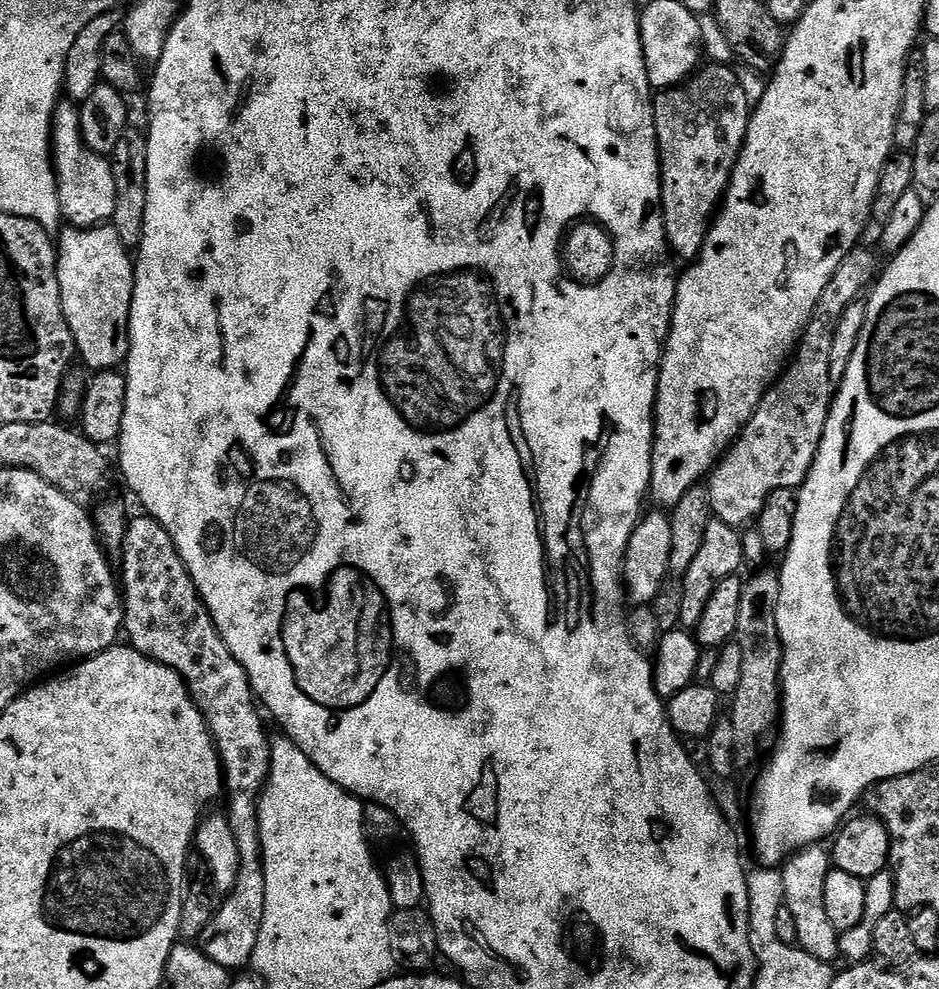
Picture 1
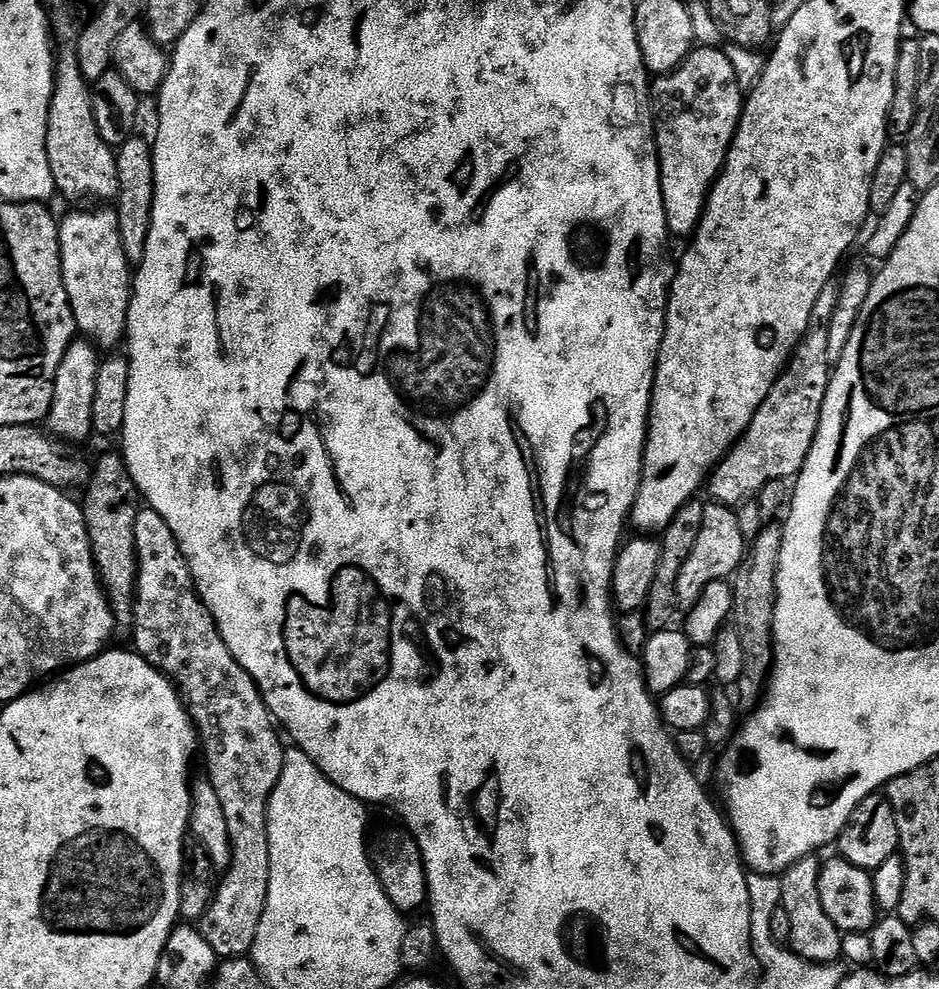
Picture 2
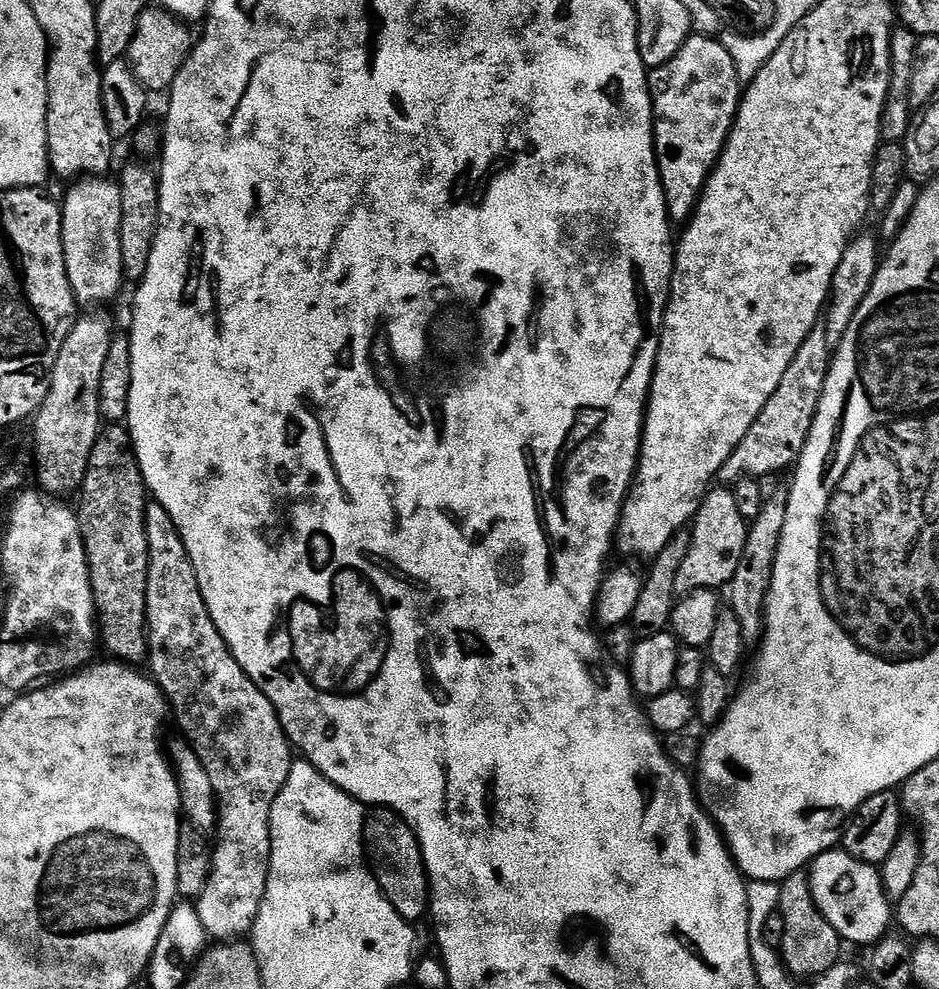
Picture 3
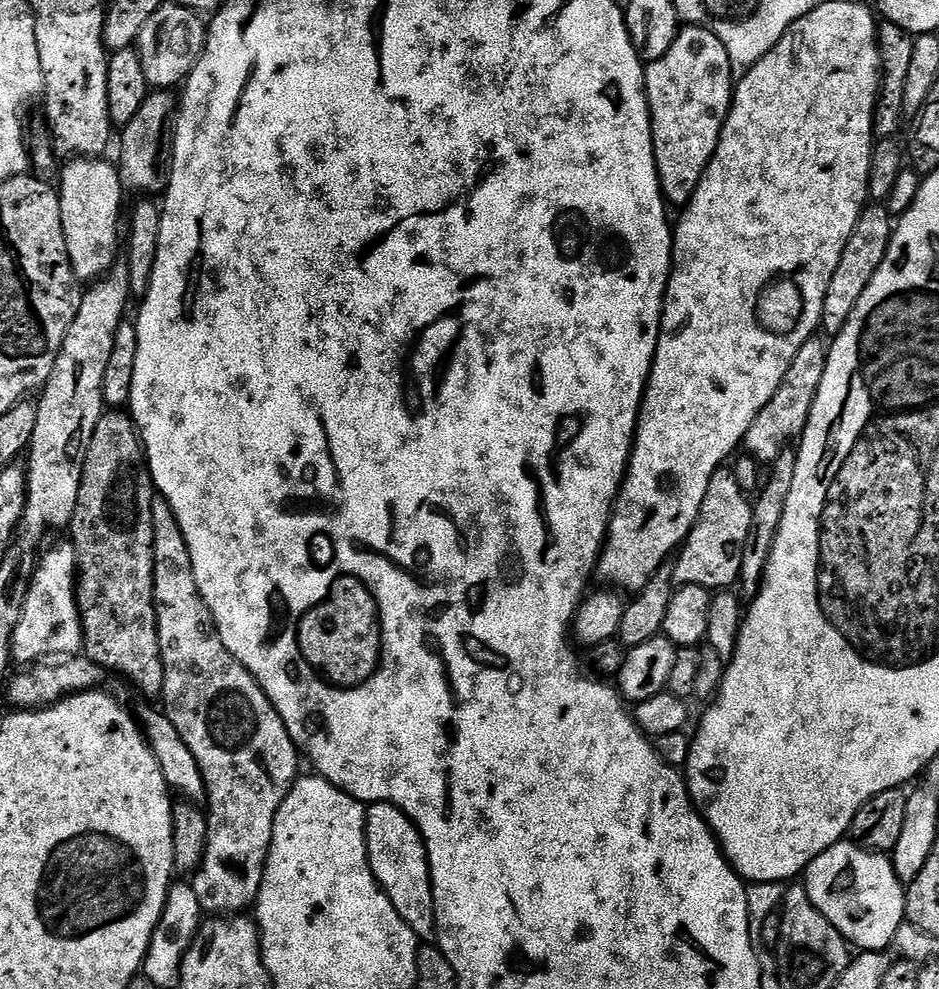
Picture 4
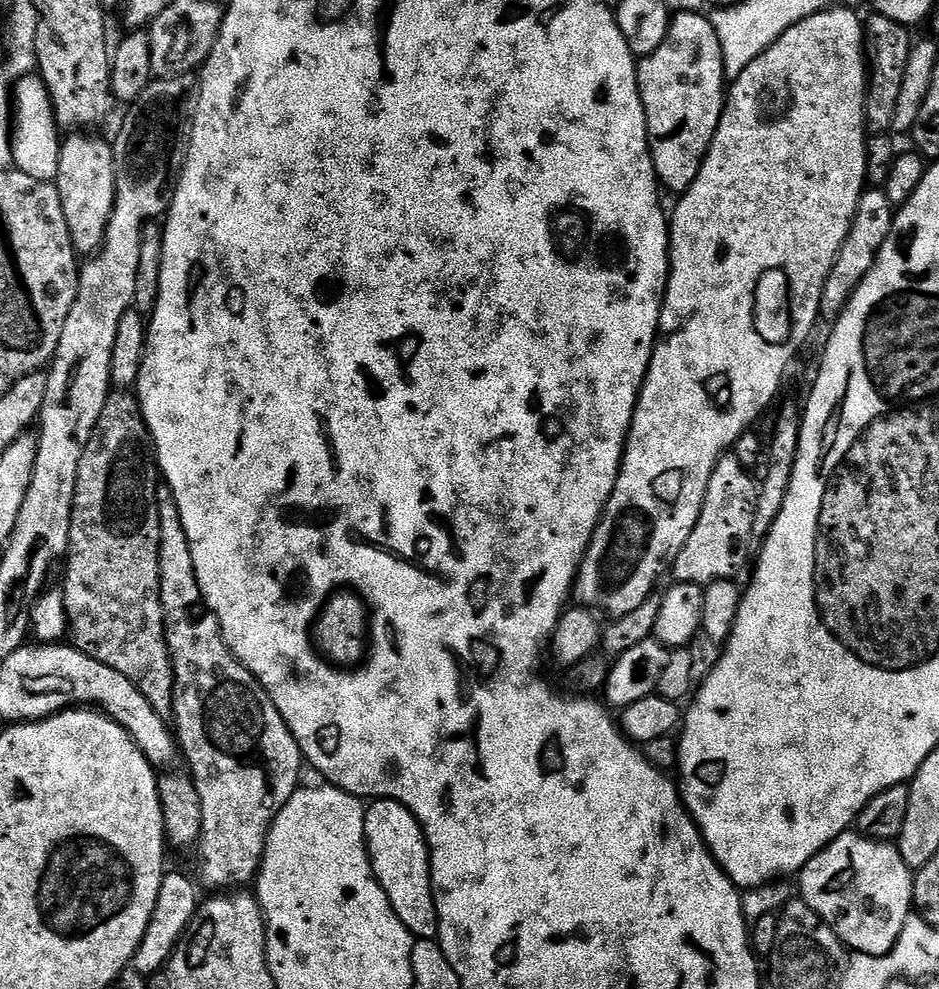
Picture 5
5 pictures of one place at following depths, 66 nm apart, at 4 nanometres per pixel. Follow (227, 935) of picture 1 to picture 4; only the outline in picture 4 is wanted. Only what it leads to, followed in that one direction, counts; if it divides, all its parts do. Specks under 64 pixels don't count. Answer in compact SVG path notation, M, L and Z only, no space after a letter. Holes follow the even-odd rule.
M159 494L152 500L152 517L154 518L154 607L156 608L156 621L158 622L158 646L162 652L162 670L164 671L164 690L162 693L164 704L162 704L162 710L170 718L170 722L174 722L178 734L182 734L182 742L186 742L186 746L190 746L190 754L194 754L194 759L198 762L198 770L202 770L202 778L206 786L206 805L208 804L208 808L206 807L208 818L206 854L202 858L200 868L191 877L190 883L194 894L198 894L198 902L205 913L244 914L255 905L260 893L262 878L268 861L270 842L274 834L274 818L297 779L296 767L299 766L301 757L298 755L296 743L290 738L278 710L274 710L270 698L266 698L259 682L252 677L251 672L244 669L242 662L238 662L238 658L234 658L234 654L230 654L226 650L226 646L216 629L214 618L198 590L198 582L194 582L194 566L190 562L190 550L186 546L186 538L182 538L178 518L174 518L174 510L170 510L170 502L166 502L163 496Z

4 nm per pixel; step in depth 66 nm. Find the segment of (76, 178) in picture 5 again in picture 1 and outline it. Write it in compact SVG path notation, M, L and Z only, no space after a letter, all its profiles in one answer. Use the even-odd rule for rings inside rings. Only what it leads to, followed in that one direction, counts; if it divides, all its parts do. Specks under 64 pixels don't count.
M68 226L59 233L59 236L56 273L62 298L62 314L66 314L66 322L72 331L79 359L84 359L85 366L96 372L119 369L128 358L128 323L136 281L133 257L129 249L124 247L122 238L118 238L118 230L114 230L111 226L99 228Z

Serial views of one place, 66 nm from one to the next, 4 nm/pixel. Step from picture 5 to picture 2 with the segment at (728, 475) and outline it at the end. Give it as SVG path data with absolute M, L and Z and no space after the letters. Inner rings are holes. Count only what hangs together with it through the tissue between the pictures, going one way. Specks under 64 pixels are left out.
M708 502L704 504L702 514L702 531L698 534L698 542L694 550L690 550L690 558L686 558L686 566L682 566L682 574L678 574L676 583L677 609L687 610L698 602L702 590L715 580L728 580L742 562L746 545L742 538L742 530L738 527L735 511L727 504Z

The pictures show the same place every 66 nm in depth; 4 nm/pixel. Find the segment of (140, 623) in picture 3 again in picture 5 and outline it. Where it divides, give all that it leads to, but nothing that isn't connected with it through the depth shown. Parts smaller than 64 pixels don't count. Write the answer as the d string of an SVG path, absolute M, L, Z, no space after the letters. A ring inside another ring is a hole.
M116 390L109 395L106 406L102 406L102 414L98 418L98 422L94 426L94 434L90 438L90 442L86 442L86 450L82 454L82 462L78 466L78 482L74 490L74 506L72 507L72 517L70 518L70 542L68 543L68 554L66 557L66 565L68 569L64 572L64 585L62 591L64 593L64 601L66 602L66 614L68 615L68 626L70 629L70 640L79 652L85 652L90 658L94 658L98 662L102 662L102 666L110 666L110 670L118 670L118 674L122 674L125 678L130 678L130 682L134 682L134 686L138 686L138 690L142 690L142 694L146 697L146 702L150 702L150 706L154 706L154 710L158 710L158 714L165 718L172 716L172 699L174 698L174 670L172 669L172 659L170 658L170 650L166 642L166 634L164 633L164 611L162 610L162 598L160 597L160 575L158 574L158 550L160 549L160 523L158 522L158 494L157 488L161 487L162 477L156 467L156 454L152 446L152 435L148 433L148 427L144 421L144 415L140 413L140 402L135 395L128 390Z

